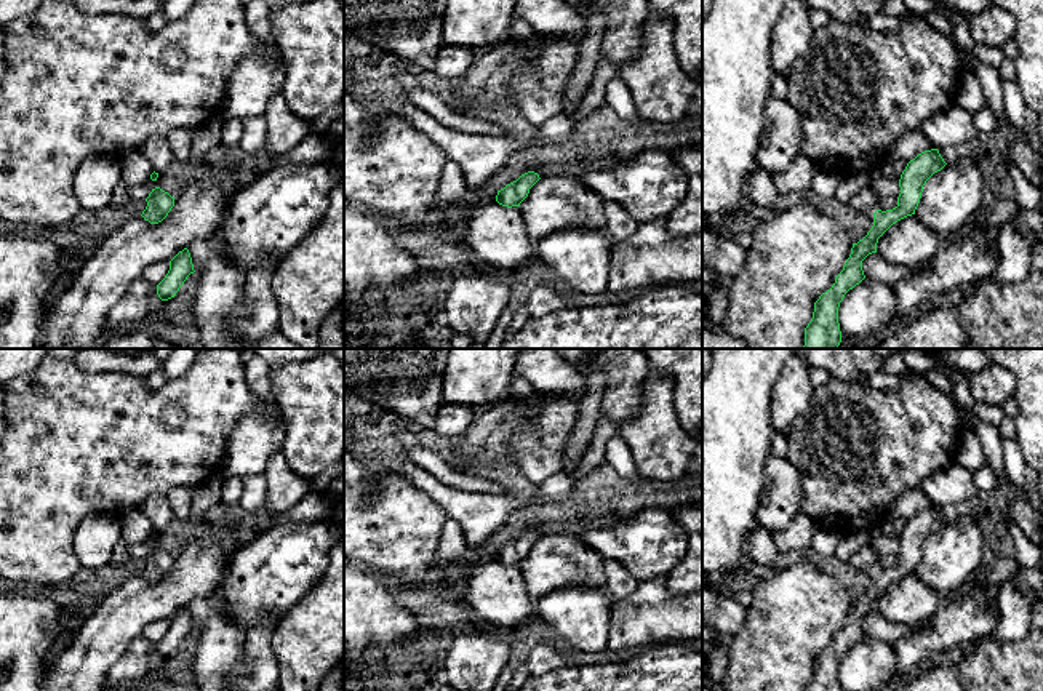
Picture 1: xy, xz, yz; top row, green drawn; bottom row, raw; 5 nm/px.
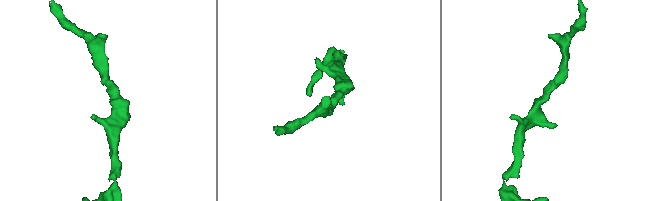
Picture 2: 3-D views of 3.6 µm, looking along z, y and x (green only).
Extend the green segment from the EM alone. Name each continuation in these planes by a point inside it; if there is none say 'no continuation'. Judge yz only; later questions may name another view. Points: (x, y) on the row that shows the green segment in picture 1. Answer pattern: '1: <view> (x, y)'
no continuation

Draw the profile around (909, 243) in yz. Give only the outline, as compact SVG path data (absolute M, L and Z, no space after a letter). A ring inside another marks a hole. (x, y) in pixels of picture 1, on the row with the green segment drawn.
M915 214L893 224L877 243L877 253L893 266L917 269L942 246L937 234Z

